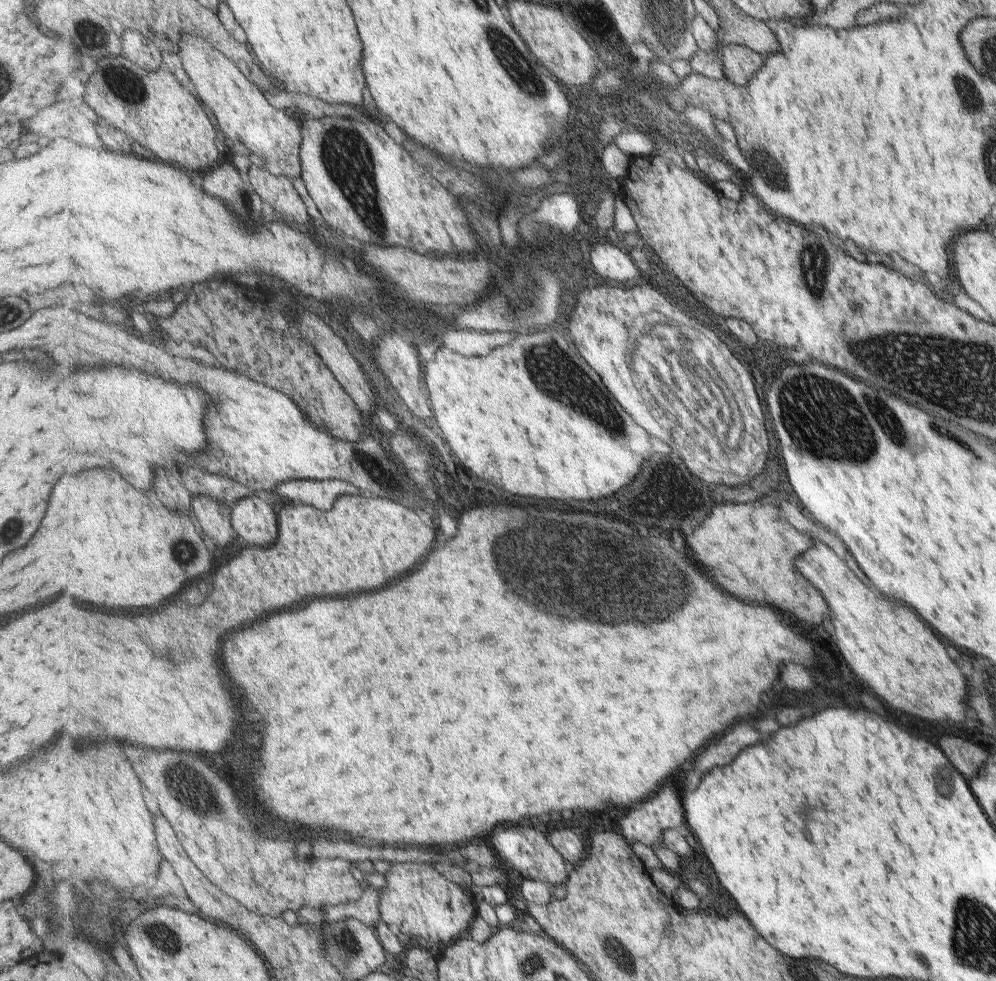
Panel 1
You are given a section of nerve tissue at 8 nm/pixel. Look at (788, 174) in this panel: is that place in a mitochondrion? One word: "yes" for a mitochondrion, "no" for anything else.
yes

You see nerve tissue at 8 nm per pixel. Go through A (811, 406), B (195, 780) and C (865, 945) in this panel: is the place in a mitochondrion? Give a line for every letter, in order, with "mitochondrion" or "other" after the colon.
A: mitochondrion
B: mitochondrion
C: other

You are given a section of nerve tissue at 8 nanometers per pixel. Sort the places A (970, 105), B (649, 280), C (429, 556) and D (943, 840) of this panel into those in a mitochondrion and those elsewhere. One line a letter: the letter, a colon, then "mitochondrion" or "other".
A: mitochondrion
B: other
C: other
D: other

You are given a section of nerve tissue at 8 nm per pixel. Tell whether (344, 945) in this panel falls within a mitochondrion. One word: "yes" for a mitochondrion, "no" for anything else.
yes

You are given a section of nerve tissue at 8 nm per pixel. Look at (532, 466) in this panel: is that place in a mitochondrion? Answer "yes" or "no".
no

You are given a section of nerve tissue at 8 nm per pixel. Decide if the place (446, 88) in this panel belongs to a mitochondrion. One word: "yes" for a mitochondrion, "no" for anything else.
no

